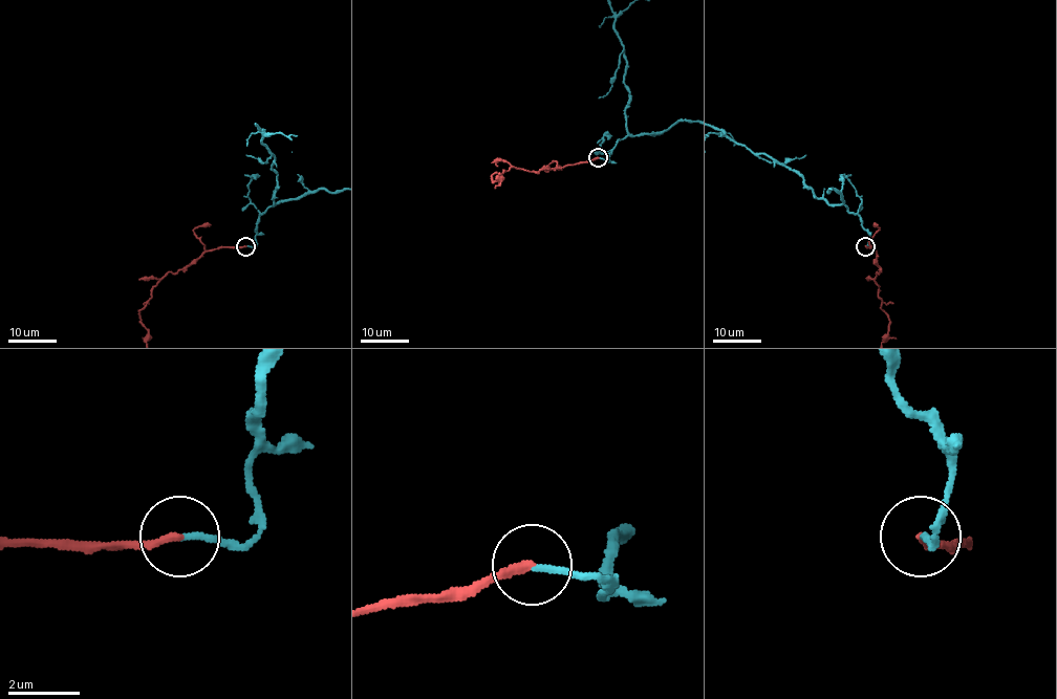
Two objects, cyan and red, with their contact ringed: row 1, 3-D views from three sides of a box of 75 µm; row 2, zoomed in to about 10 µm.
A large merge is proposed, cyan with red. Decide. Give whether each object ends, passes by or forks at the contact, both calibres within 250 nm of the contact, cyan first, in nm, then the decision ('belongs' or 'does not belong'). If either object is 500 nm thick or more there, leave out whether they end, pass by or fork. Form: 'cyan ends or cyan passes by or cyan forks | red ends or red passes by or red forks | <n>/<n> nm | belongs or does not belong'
cyan ends | red ends | 180/220 nm | belongs

